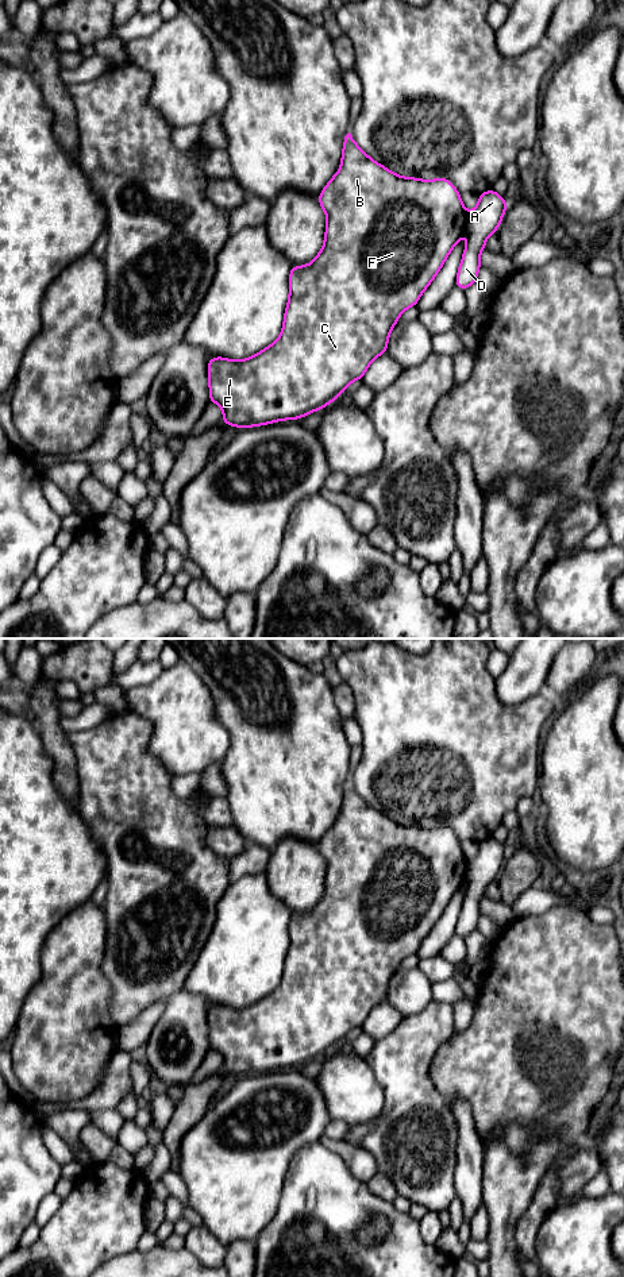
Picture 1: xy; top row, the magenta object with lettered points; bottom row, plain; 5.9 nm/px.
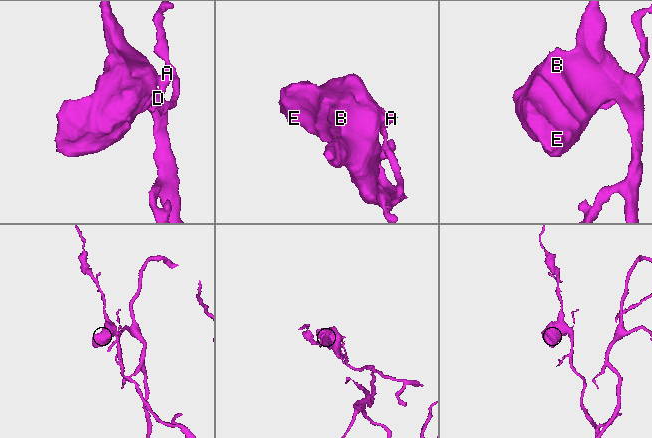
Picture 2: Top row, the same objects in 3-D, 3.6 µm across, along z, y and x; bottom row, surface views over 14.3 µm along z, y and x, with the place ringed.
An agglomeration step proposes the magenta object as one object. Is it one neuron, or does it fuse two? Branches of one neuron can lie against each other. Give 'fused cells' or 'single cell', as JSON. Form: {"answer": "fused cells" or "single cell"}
{"answer": "fused cells"}

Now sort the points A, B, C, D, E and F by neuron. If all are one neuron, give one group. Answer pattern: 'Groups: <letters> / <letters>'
Groups: A D / B C E F

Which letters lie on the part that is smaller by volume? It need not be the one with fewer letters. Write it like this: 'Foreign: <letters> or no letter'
Foreign: A, D

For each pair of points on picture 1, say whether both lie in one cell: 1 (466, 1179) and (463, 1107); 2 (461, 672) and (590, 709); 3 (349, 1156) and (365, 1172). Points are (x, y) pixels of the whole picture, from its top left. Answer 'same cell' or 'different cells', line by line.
1: same cell
2: different cells
3: same cell

